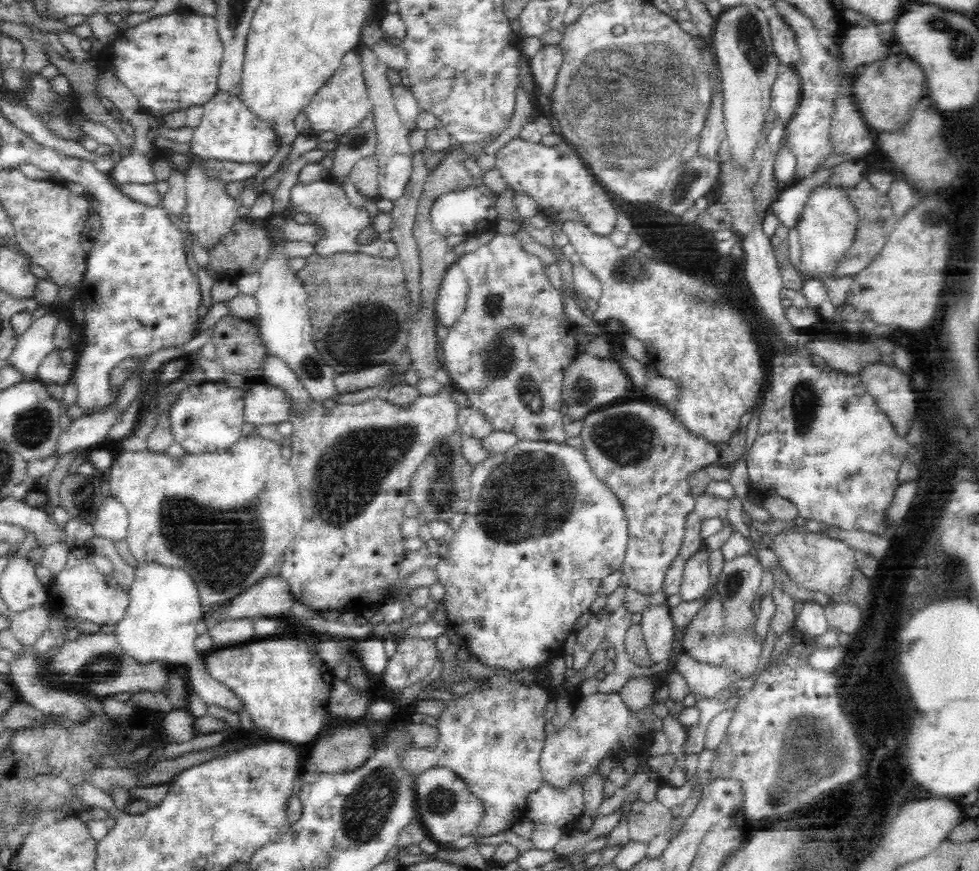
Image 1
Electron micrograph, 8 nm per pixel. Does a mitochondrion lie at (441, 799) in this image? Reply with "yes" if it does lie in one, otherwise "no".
yes

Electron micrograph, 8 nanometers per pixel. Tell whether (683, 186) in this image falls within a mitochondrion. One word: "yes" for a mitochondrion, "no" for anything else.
yes

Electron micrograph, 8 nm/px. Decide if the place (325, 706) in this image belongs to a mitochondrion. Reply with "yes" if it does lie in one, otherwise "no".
no

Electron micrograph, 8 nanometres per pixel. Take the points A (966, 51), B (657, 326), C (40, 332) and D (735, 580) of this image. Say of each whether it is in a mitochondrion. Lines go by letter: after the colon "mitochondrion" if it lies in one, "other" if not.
A: other
B: other
C: other
D: mitochondrion

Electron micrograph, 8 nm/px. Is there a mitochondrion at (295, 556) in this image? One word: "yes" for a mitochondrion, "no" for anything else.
no

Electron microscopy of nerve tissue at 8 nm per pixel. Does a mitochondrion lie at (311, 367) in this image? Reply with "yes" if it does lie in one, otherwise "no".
yes

